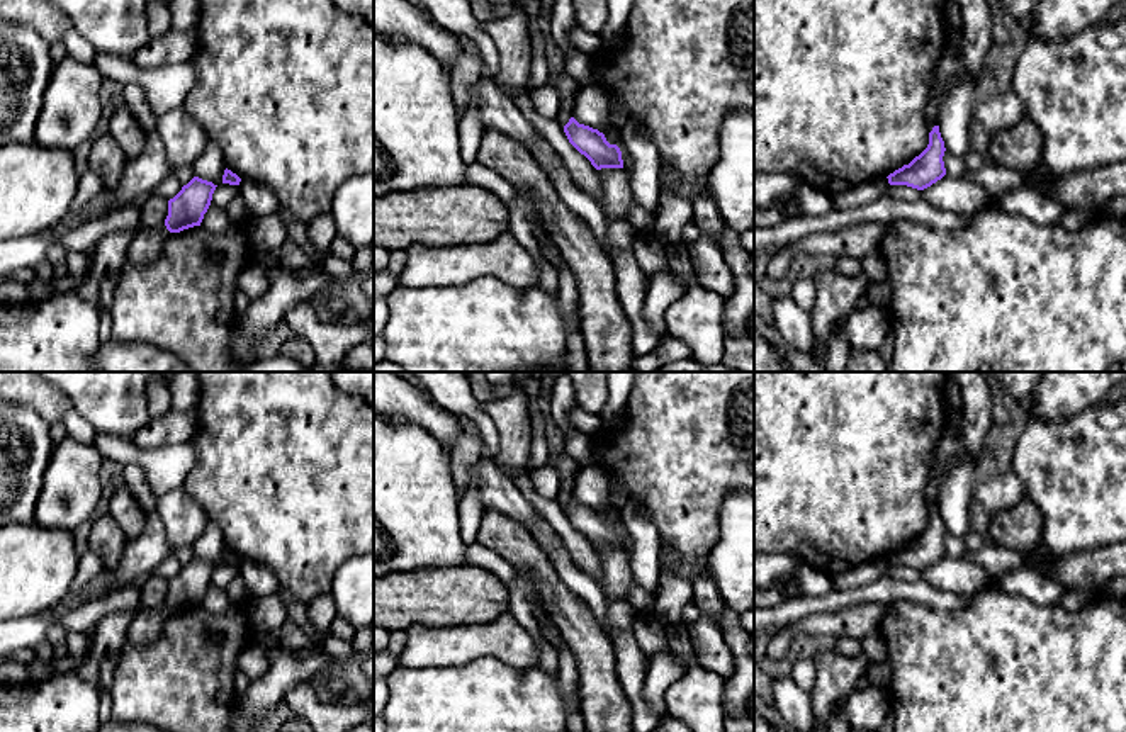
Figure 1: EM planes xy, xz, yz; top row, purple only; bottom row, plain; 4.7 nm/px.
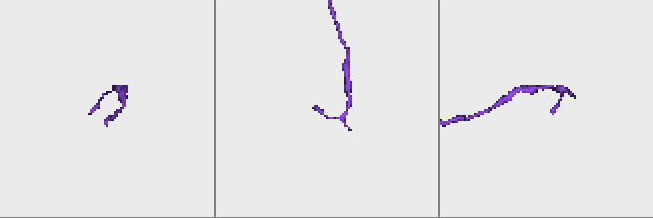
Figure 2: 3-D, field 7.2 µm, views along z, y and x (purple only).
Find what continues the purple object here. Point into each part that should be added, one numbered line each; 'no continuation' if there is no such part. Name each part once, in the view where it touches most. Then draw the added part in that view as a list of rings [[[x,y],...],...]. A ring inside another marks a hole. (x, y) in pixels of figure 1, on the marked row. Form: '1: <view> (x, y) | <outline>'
no continuation

